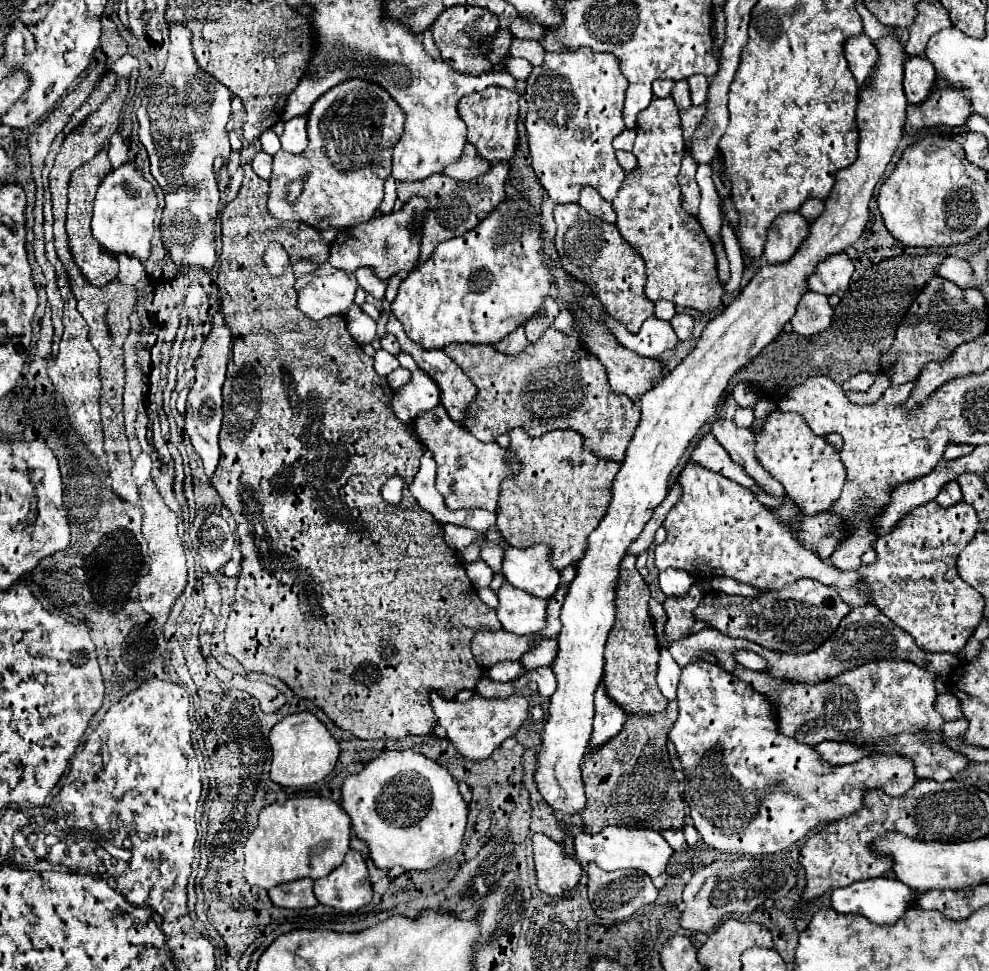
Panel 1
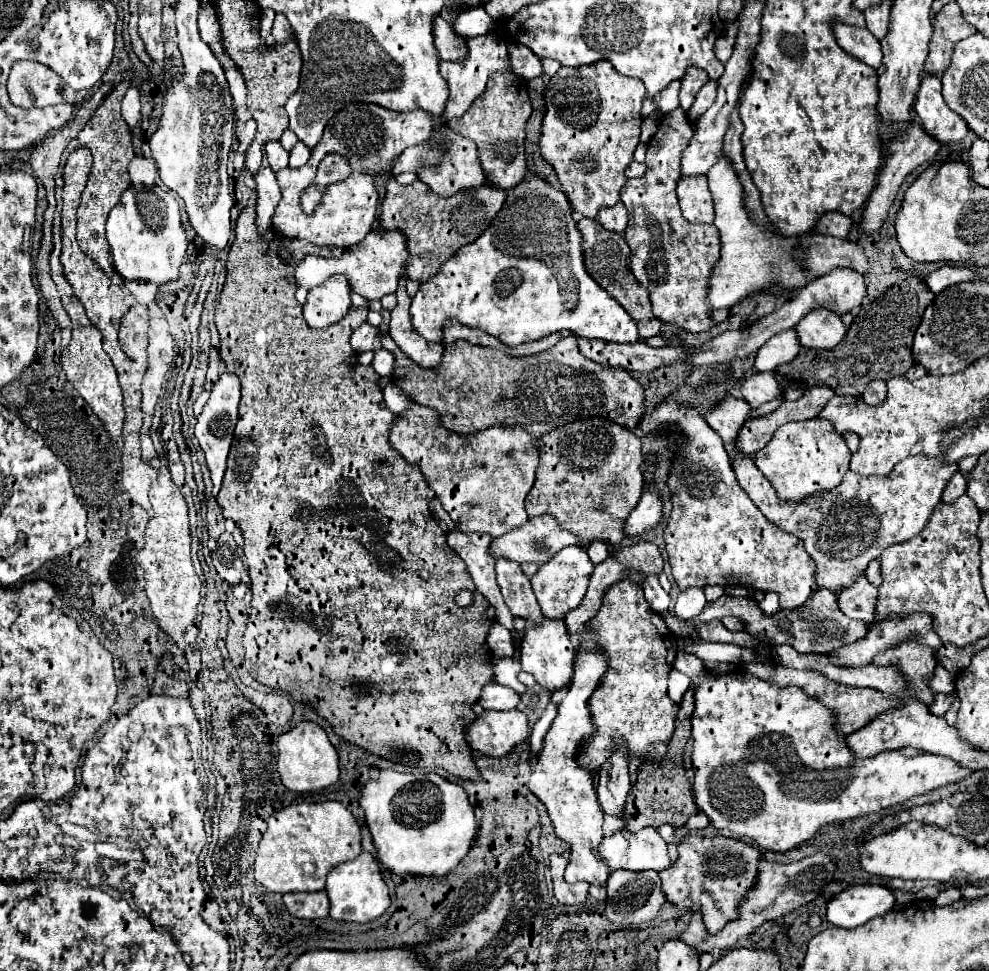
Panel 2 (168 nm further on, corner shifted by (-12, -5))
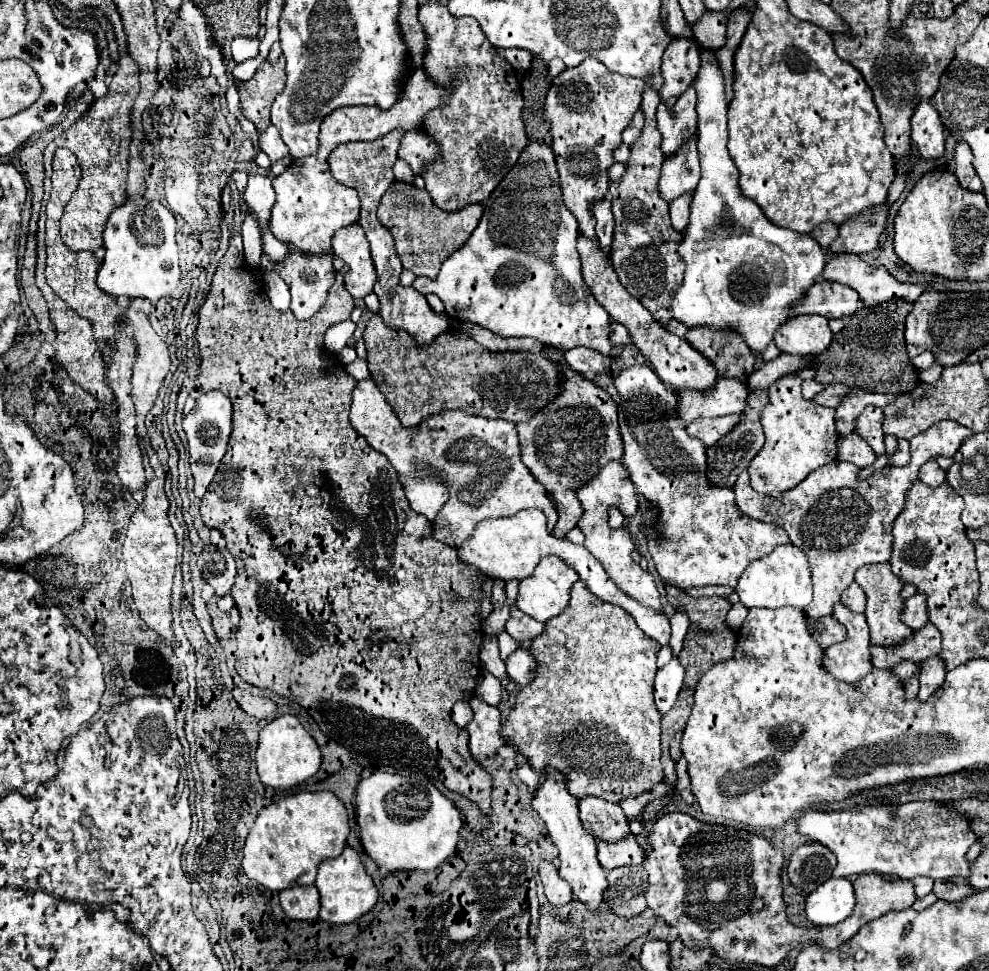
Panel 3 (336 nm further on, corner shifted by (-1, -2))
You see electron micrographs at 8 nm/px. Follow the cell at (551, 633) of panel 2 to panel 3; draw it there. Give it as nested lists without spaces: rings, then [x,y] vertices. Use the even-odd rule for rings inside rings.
[[[518,648],[506,660],[506,674],[512,682],[516,682],[518,688],[526,686],[532,680],[532,674],[534,674],[534,658],[526,650]]]

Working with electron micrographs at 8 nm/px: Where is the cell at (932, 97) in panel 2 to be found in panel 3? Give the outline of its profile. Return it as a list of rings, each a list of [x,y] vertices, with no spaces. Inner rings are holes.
[[[920,102],[912,116],[912,142],[926,160],[936,160],[944,154],[944,126],[932,102]]]

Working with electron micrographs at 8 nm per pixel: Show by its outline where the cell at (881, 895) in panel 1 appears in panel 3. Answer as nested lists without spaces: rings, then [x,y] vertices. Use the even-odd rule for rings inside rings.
[[[830,878],[806,896],[806,918],[816,926],[838,924],[850,916],[854,904],[852,882]]]

